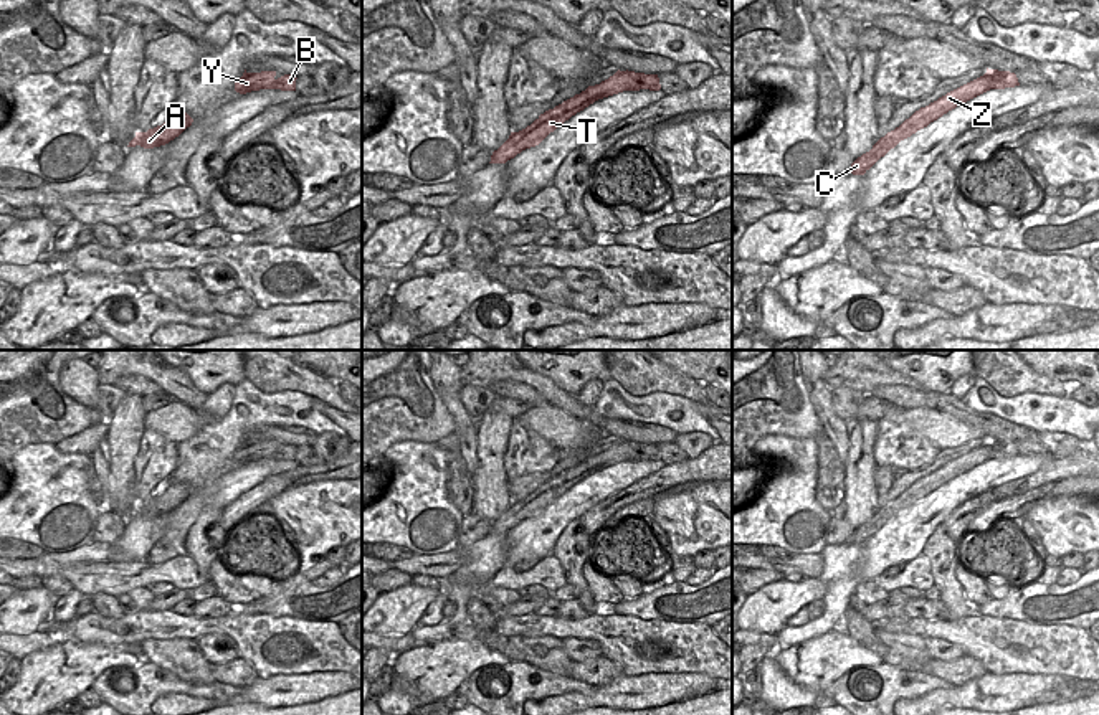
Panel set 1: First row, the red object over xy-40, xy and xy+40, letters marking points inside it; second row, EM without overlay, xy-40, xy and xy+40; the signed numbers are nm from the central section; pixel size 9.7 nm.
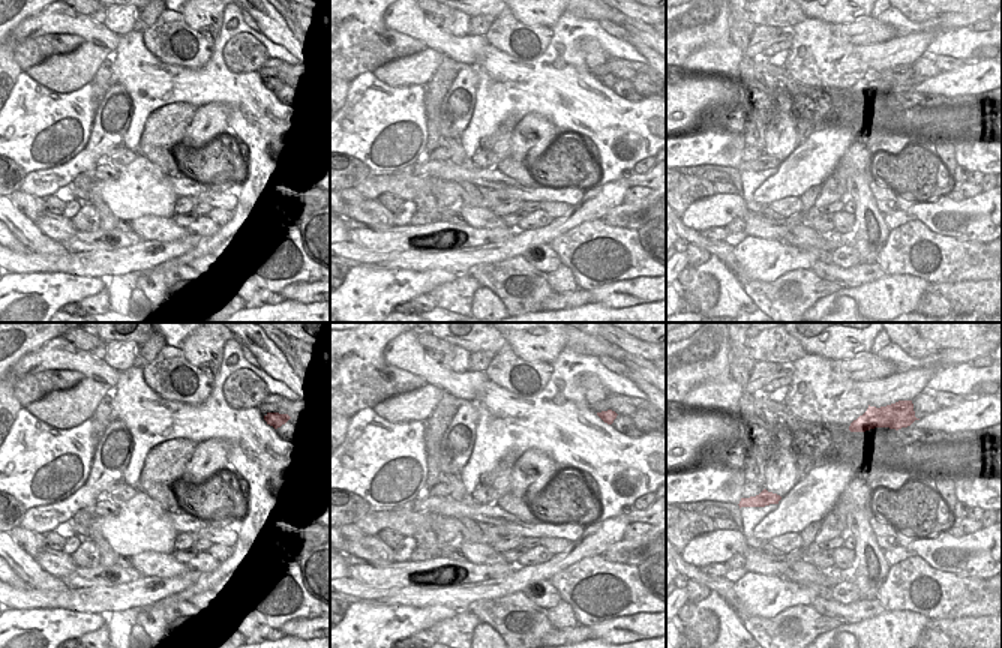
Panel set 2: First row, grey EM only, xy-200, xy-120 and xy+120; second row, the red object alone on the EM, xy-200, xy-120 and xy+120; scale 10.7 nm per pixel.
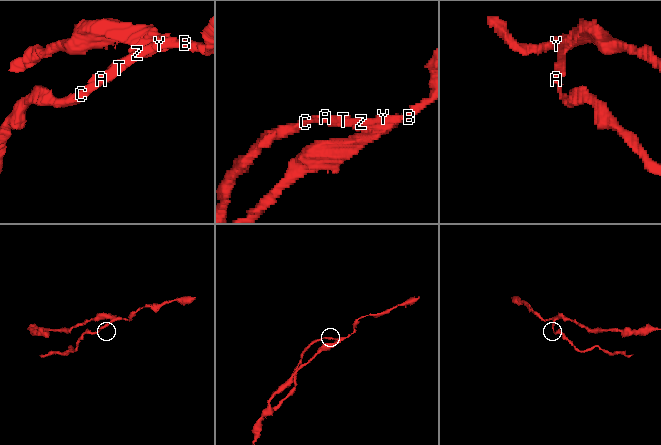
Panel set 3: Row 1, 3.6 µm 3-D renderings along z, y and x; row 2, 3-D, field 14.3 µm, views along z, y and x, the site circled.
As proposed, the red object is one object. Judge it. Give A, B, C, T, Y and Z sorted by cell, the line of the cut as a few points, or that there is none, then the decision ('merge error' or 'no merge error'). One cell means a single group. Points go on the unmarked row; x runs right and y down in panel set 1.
groups A C T Y Z / B; cut xy+40 (984, 445), (995, 456), (1003, 458); merge error

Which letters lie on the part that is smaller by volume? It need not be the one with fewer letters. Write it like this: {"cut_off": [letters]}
{"cut_off": ["A", "C", "T", "Y", "Z"]}

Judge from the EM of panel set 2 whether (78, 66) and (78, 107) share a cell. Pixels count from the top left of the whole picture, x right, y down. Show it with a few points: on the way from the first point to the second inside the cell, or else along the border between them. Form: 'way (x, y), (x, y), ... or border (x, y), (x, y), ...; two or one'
border (90, 81), (71, 92), (54, 92), (44, 87); two

